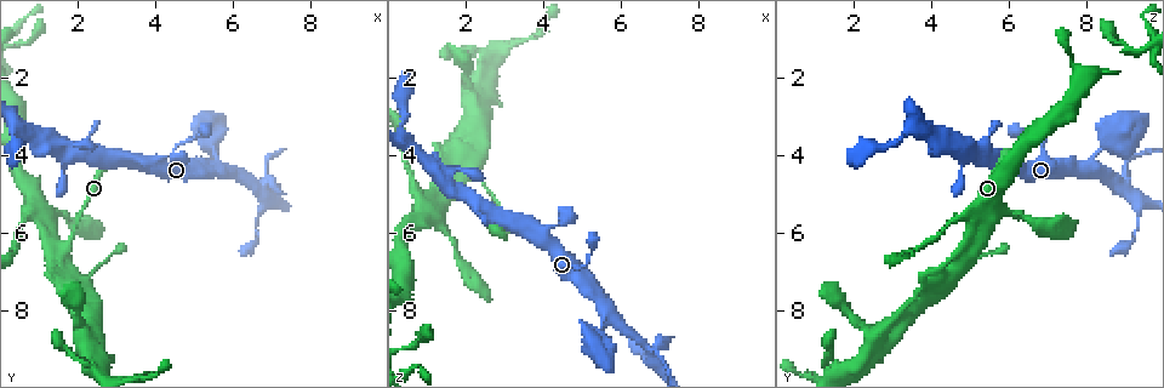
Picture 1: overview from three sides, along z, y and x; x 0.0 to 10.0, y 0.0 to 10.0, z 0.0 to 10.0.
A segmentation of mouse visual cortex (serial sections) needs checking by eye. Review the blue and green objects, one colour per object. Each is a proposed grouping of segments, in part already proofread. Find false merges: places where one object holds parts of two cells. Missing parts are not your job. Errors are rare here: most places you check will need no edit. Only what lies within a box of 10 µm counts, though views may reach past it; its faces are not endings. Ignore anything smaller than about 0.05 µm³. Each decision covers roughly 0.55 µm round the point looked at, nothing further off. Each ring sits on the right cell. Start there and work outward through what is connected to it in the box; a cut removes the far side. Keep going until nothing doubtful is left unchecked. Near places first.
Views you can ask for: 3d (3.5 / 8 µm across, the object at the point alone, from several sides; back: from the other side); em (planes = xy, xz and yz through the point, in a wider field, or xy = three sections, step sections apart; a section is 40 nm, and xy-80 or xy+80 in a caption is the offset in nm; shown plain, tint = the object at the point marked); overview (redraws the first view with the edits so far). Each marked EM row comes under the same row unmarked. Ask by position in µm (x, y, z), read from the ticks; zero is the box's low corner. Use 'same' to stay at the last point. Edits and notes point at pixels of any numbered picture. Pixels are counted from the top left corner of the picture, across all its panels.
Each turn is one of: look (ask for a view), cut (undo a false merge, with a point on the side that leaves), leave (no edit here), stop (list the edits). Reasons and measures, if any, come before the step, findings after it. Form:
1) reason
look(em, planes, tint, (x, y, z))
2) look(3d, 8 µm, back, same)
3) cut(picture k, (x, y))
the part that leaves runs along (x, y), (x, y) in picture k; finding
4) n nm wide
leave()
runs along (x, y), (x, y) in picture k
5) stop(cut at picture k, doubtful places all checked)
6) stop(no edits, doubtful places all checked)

four-way junction
look(3d, 3.5 µm, (1.70, 6.45, 5.00))

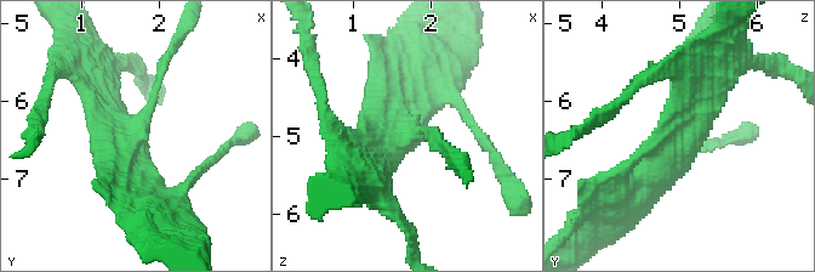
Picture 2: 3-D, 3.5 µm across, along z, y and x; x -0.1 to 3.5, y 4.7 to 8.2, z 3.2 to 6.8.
leave()
all the same cell

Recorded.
look(3d, 3.5 µm, (0.70, 5.55, 4.80))

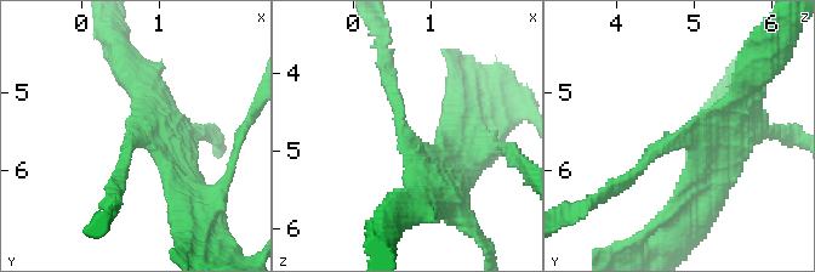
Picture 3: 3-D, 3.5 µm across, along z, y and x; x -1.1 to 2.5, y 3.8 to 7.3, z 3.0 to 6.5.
shape alone is not enough
look(em, planes, tint, (0.65, 5.60, 4.85))

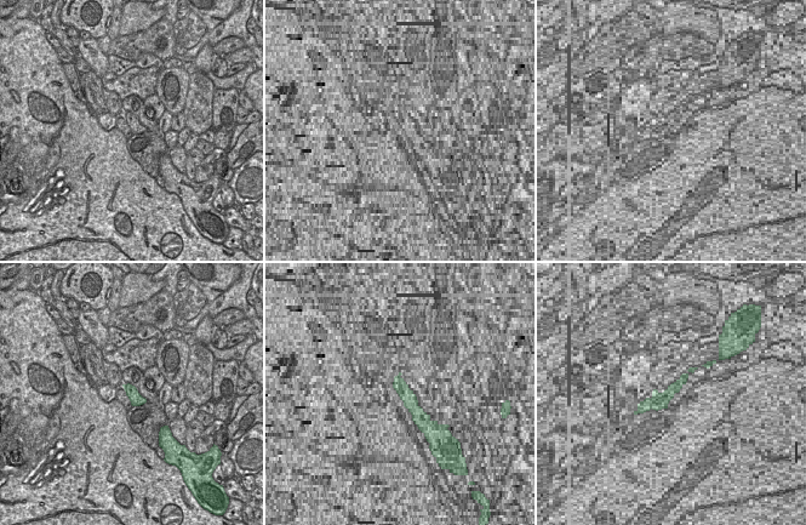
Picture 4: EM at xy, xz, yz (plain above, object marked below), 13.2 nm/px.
170 nm wide
leave()
runs along (462, 159), (406, 137), (388, 75) in picture 3; one cell here

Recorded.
abrupt turn
look(3d, 3.5 µm, (6.65, 4.80, 9.05))

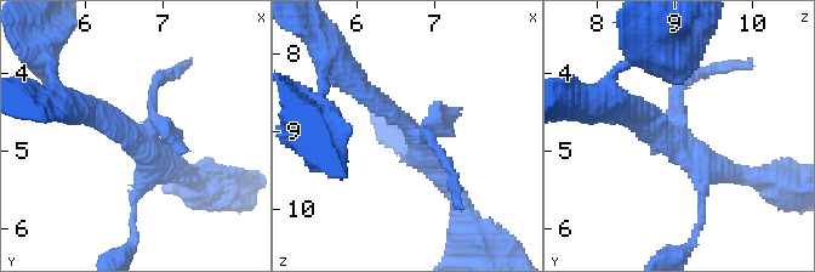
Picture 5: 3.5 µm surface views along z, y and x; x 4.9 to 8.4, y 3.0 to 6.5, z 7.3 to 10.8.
now the EM
look(em, xy, step 1, tint, (6.70, 4.85, 9.00))

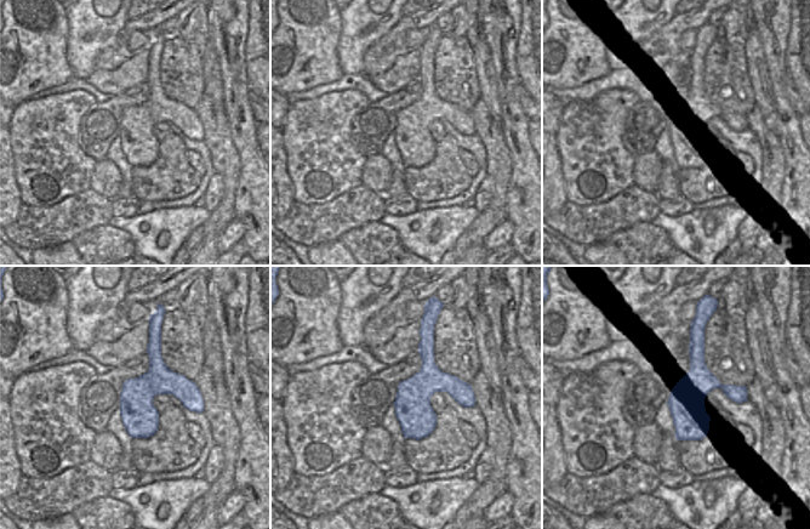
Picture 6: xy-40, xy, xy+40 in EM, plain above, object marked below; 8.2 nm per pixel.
cut it another way
look(em, xy, step 3, tint, same)

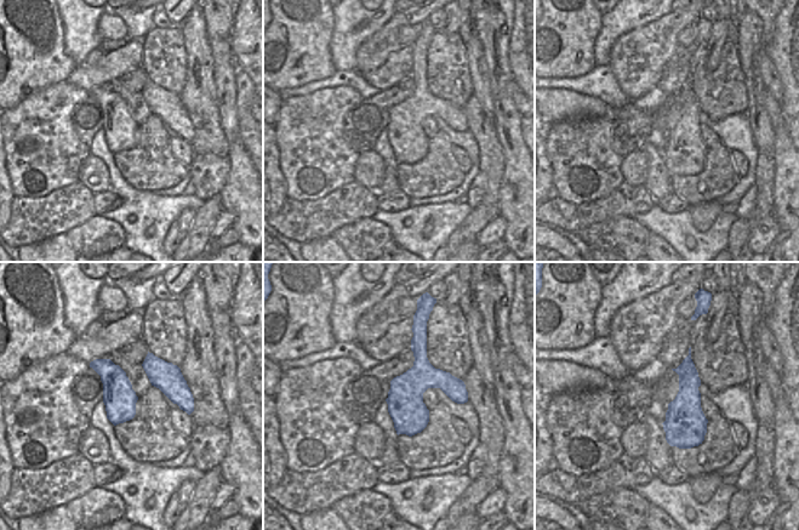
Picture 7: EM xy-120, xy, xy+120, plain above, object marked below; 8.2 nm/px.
leave()
continuous, no second cell

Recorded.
stop(no edits, doubtful places all checked)

